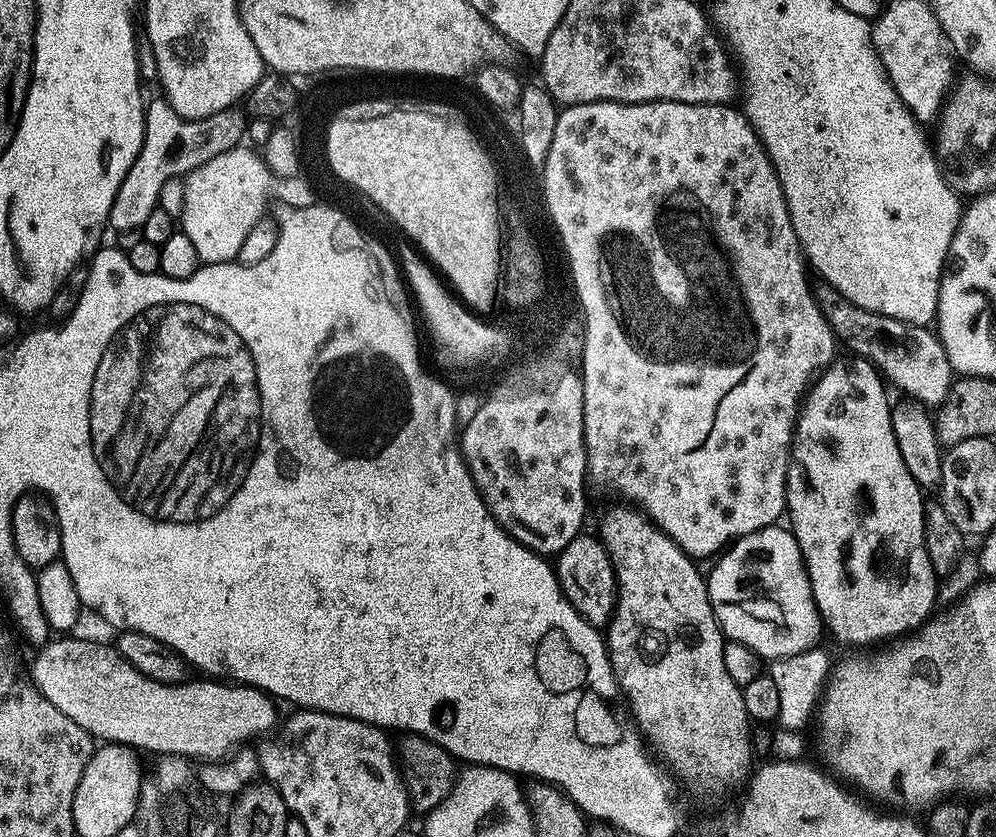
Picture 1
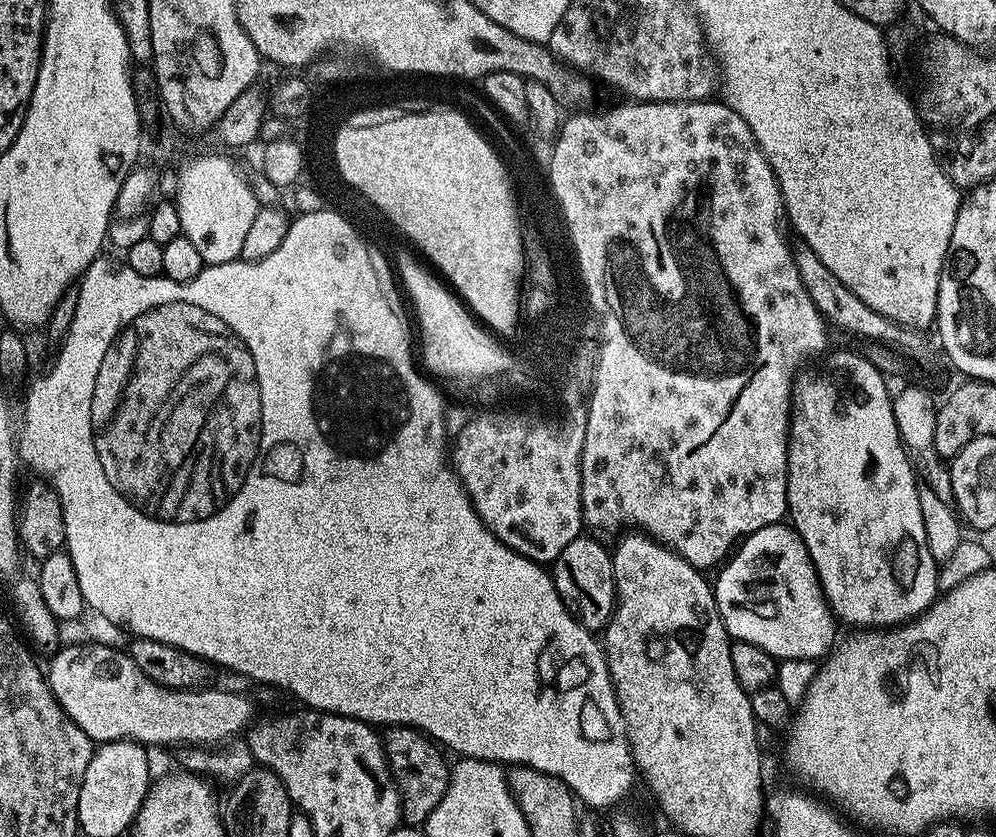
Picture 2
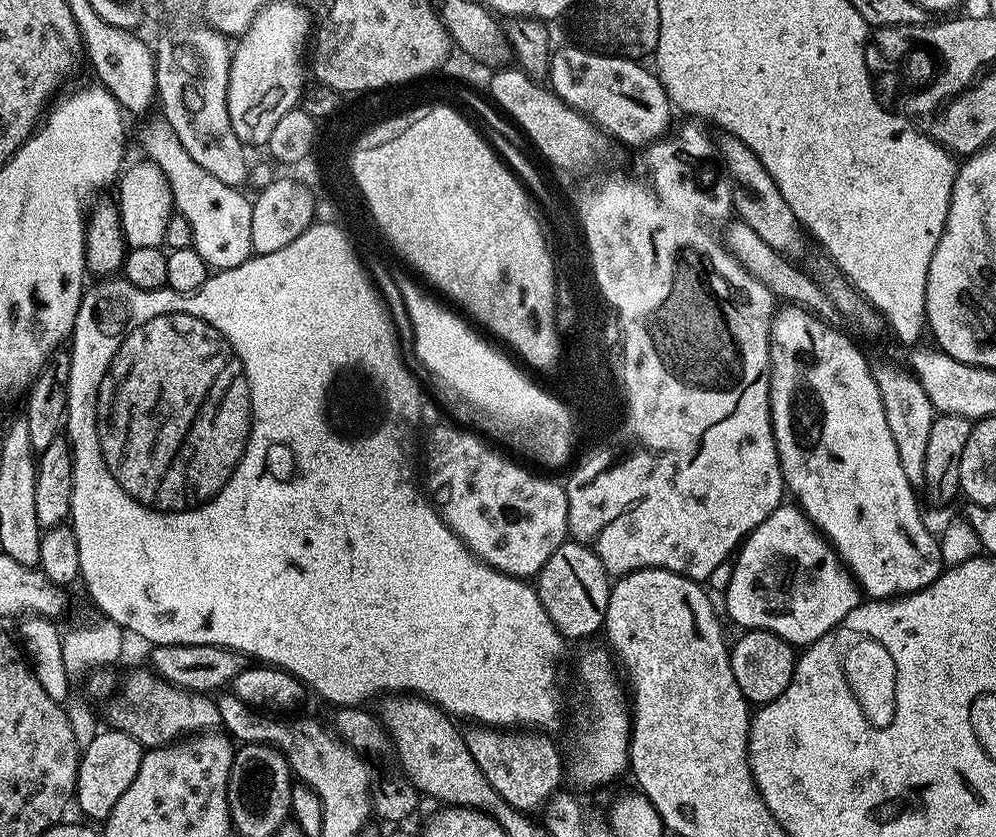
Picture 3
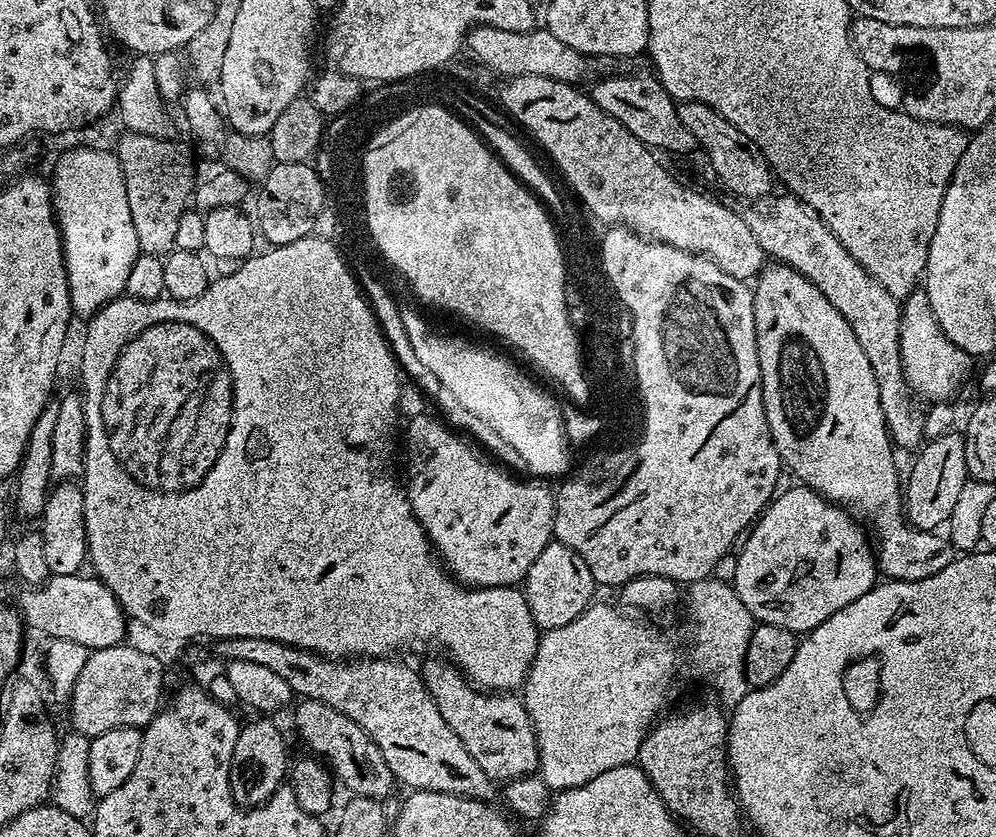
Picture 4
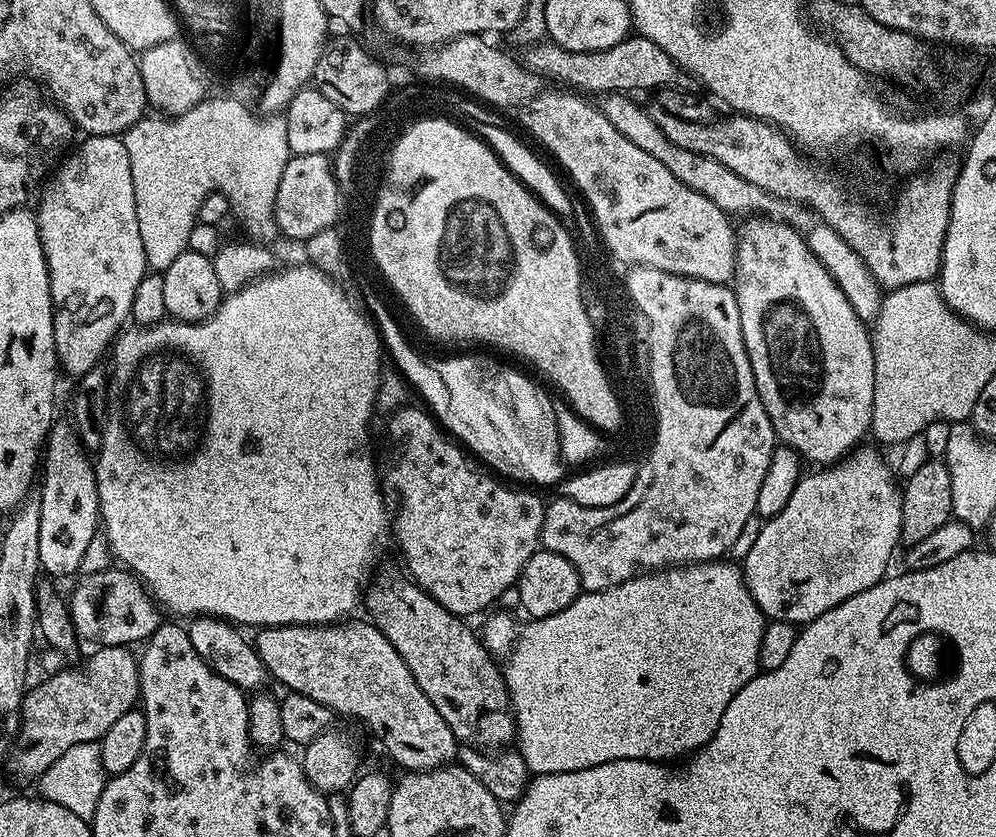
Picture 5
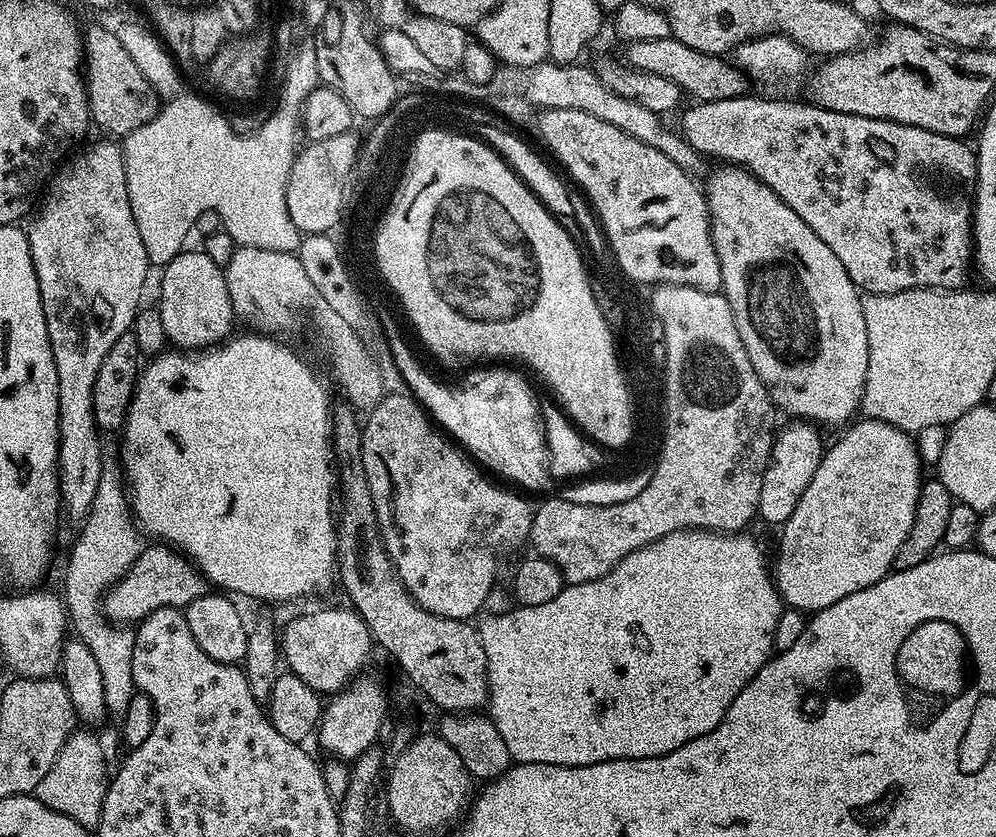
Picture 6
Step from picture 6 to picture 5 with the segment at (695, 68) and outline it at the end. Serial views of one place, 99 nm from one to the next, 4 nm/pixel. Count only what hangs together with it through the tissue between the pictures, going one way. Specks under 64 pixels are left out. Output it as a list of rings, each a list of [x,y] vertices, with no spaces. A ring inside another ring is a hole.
[[[629,34],[624,40],[609,43],[606,50],[575,52],[566,50],[547,38],[529,43],[523,50],[525,52],[524,56],[522,55],[522,63],[525,68],[538,73],[545,81],[558,80],[562,83],[559,85],[570,90],[579,90],[584,94],[637,94],[636,92],[648,92],[651,88],[659,90],[665,86],[687,89],[690,84],[688,73],[676,65],[674,58],[670,58],[670,54],[662,50],[662,46],[657,46],[656,43],[650,42],[650,38],[639,34]]]

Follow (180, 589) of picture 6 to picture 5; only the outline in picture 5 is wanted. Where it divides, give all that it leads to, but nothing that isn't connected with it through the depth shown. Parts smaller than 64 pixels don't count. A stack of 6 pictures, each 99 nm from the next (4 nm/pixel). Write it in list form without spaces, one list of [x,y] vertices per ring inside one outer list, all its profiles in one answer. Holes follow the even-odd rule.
[[[109,566],[100,572],[89,572],[76,582],[76,589],[70,595],[70,607],[76,634],[81,641],[93,640],[93,645],[105,648],[139,645],[147,641],[162,623],[162,609],[152,599],[143,580],[123,567]]]

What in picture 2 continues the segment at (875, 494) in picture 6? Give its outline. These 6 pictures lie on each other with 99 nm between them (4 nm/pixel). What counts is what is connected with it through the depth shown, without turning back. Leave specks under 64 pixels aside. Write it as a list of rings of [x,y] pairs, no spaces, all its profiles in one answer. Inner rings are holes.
[[[781,522],[743,537],[742,543],[731,553],[730,559],[719,572],[720,577],[714,580],[716,605],[724,629],[728,631],[733,641],[741,640],[750,642],[754,646],[762,646],[762,650],[776,657],[777,661],[819,661],[832,651],[838,640],[838,635],[836,636],[838,620],[821,587],[816,566],[795,528]]]

